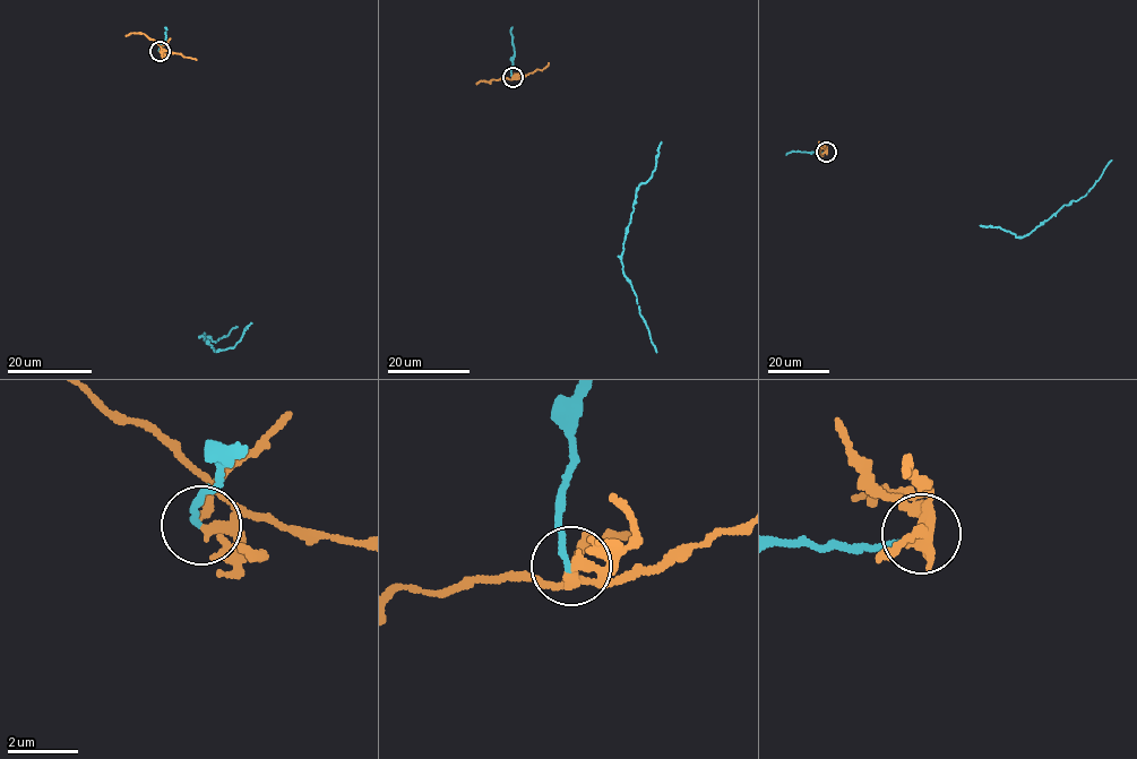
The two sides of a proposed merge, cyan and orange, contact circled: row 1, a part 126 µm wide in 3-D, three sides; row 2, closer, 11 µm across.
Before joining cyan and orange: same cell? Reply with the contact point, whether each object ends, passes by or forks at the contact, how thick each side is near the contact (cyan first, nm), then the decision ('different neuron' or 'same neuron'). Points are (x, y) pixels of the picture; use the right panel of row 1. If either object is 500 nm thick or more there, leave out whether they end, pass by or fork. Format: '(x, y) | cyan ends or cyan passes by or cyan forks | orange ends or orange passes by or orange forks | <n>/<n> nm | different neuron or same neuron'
(826, 152) | cyan ends | orange passes by | 160/240 nm | different neuron

